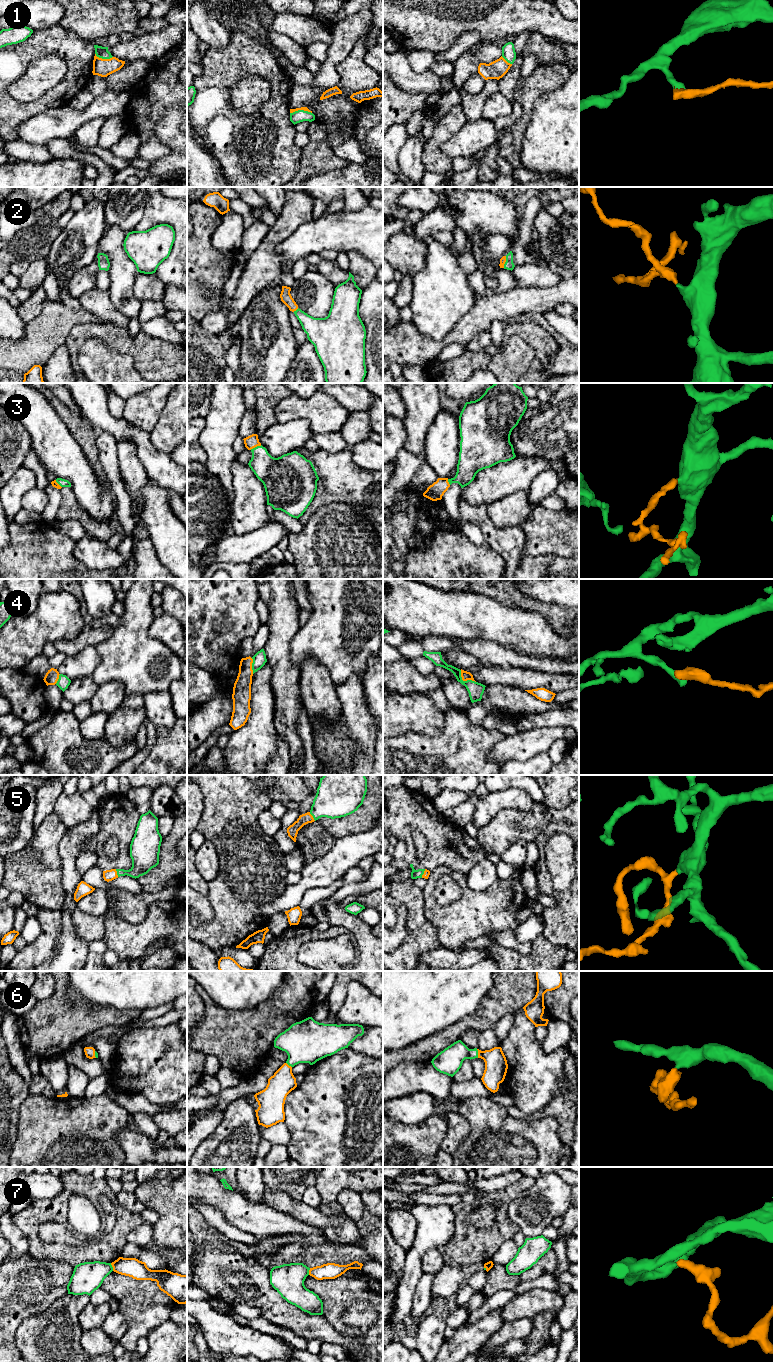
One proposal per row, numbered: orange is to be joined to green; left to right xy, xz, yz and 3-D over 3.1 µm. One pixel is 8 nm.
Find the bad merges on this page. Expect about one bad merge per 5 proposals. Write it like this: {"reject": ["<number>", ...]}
{"reject": ["4", "7"]}

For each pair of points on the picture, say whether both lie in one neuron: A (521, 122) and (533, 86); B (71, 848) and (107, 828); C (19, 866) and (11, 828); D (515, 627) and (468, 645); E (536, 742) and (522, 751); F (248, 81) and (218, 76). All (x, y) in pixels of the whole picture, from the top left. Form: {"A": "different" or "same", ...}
{"A": "same", "B": "different", "C": "different", "D": "different", "E": "same", "F": "different"}

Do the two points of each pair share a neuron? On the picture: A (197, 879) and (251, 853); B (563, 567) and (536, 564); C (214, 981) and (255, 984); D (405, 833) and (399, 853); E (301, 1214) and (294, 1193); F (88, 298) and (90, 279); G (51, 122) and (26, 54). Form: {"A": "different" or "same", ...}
{"A": "different", "B": "same", "C": "same", "D": "different", "E": "different", "F": "different", "G": "different"}

